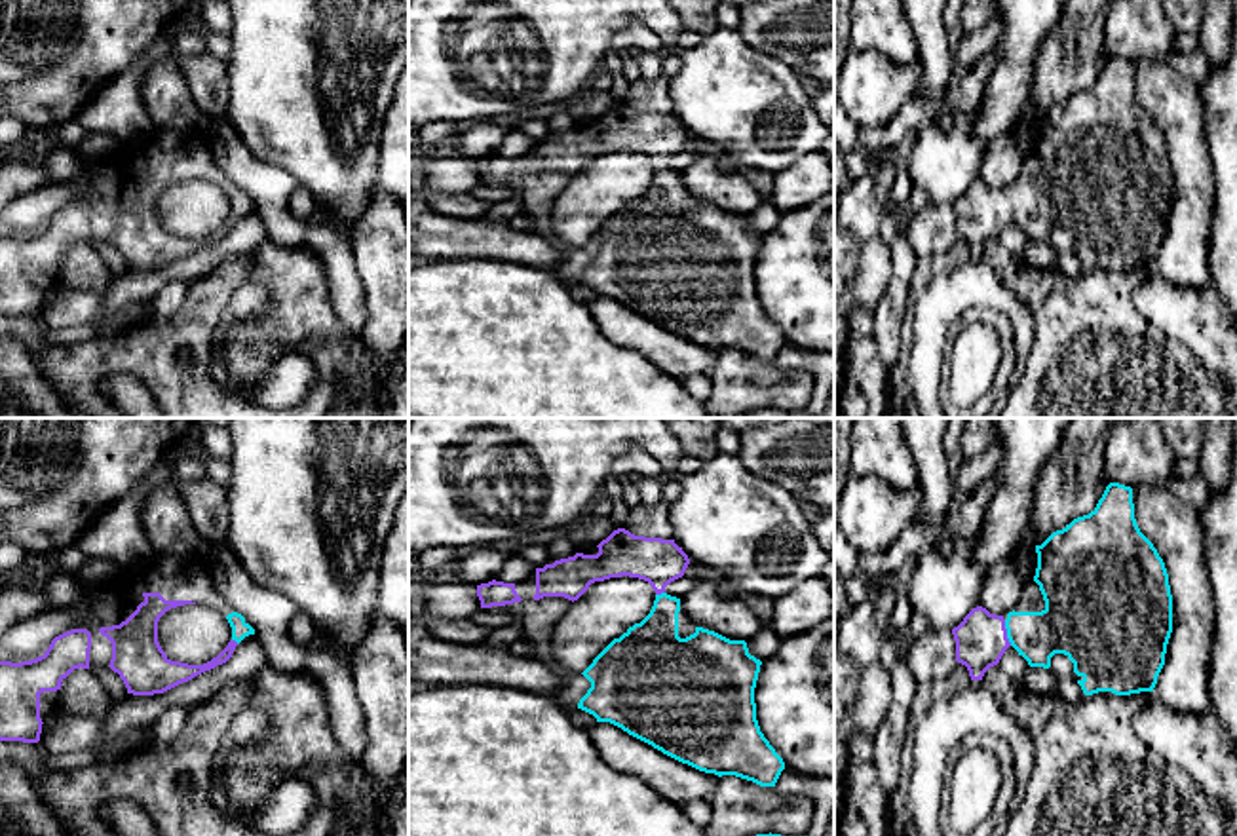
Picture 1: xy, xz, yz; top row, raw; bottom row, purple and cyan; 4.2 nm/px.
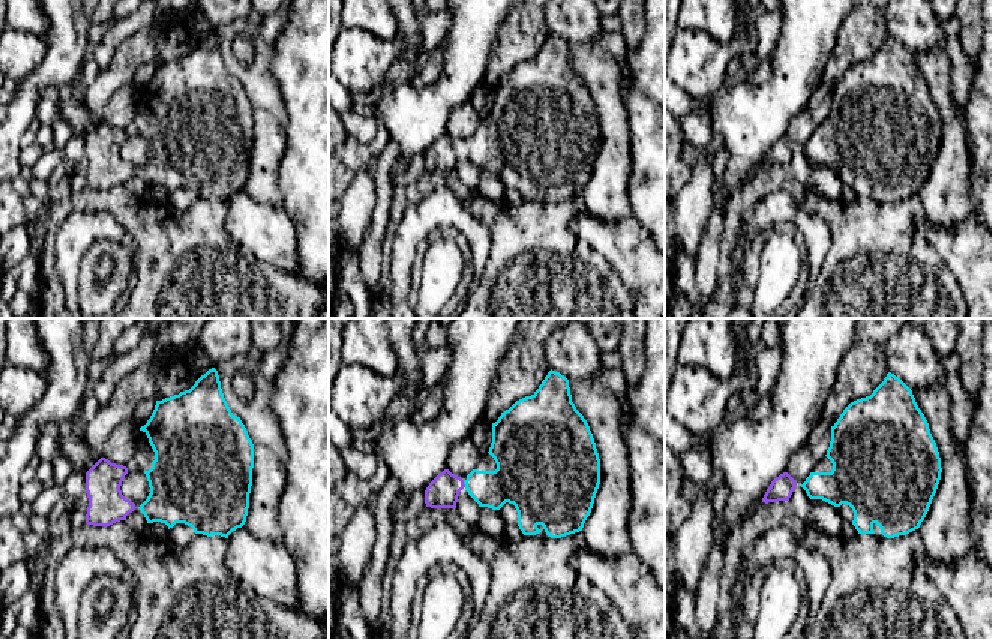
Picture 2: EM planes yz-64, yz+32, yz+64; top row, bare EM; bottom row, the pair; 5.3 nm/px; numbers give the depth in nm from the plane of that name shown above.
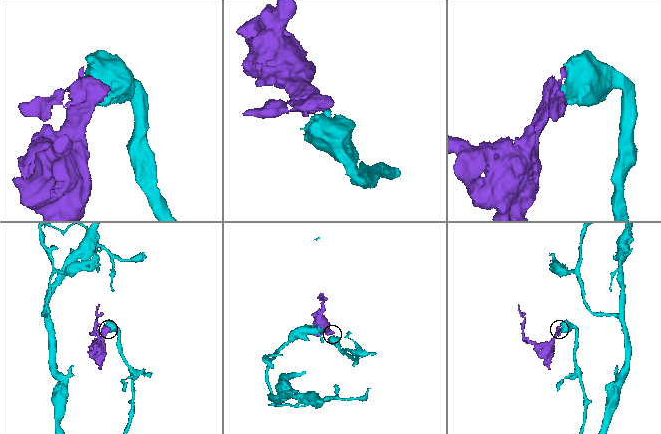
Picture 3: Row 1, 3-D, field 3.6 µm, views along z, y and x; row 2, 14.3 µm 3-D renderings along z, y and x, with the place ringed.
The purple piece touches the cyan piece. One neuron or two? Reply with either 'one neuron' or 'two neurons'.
one neuron

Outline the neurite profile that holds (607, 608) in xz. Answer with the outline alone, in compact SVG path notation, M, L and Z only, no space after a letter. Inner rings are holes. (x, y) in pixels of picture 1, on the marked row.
M638 578L595 581L559 618L551 650L570 673L583 673L614 640L640 623L652 610L656 591Z

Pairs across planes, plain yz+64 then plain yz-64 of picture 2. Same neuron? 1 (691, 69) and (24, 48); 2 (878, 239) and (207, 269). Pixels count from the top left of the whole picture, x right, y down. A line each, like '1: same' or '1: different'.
1: same
2: same

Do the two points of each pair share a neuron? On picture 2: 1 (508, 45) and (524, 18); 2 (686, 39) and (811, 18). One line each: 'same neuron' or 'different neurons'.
1: same neuron
2: different neurons

